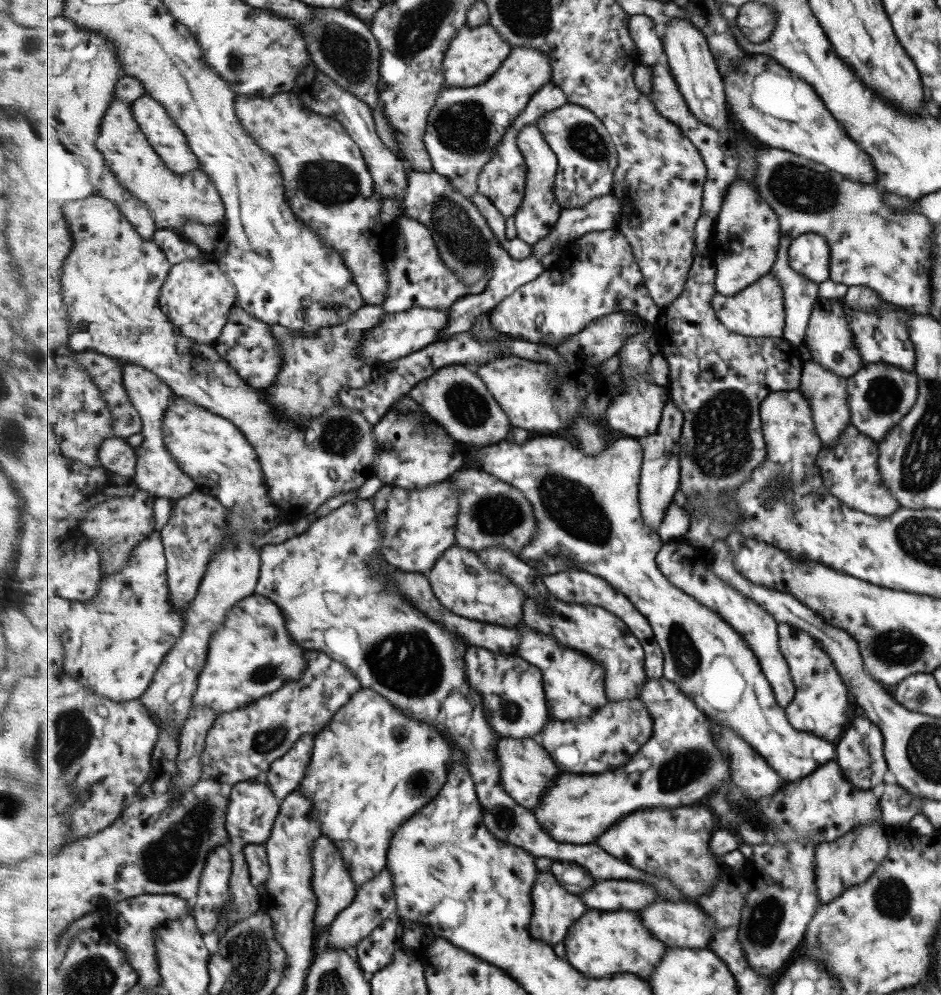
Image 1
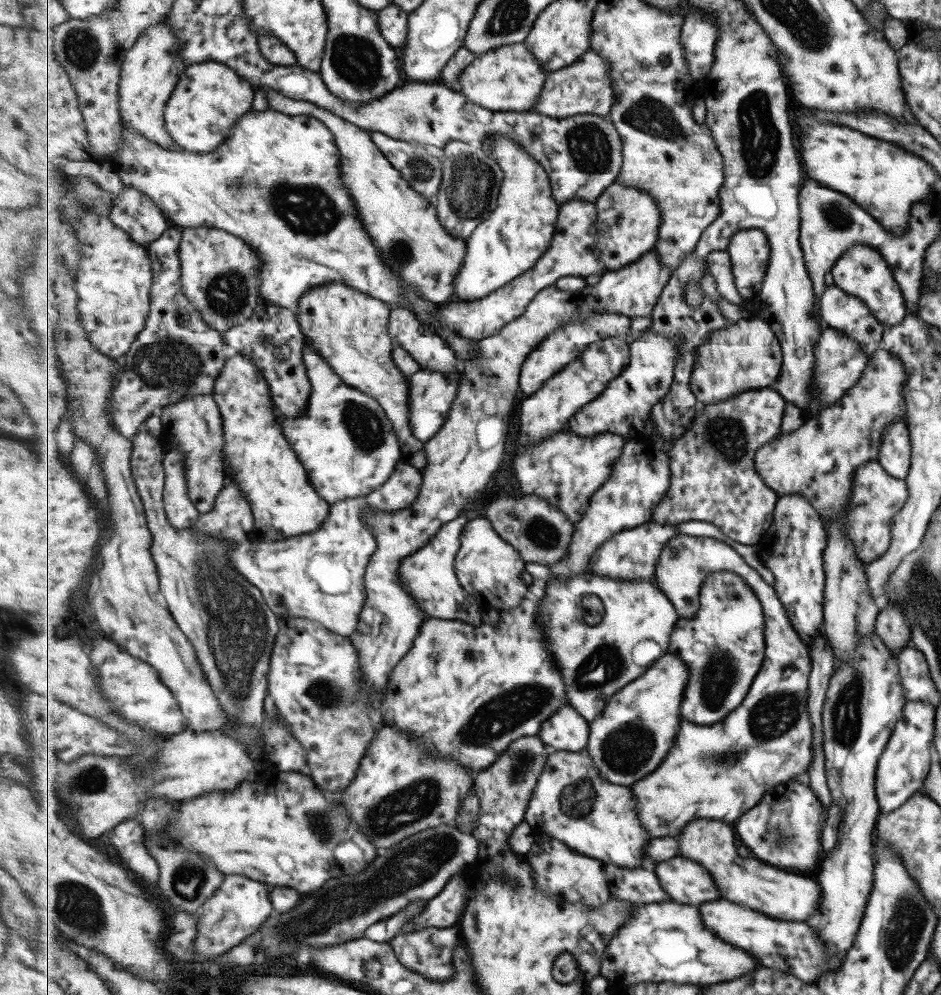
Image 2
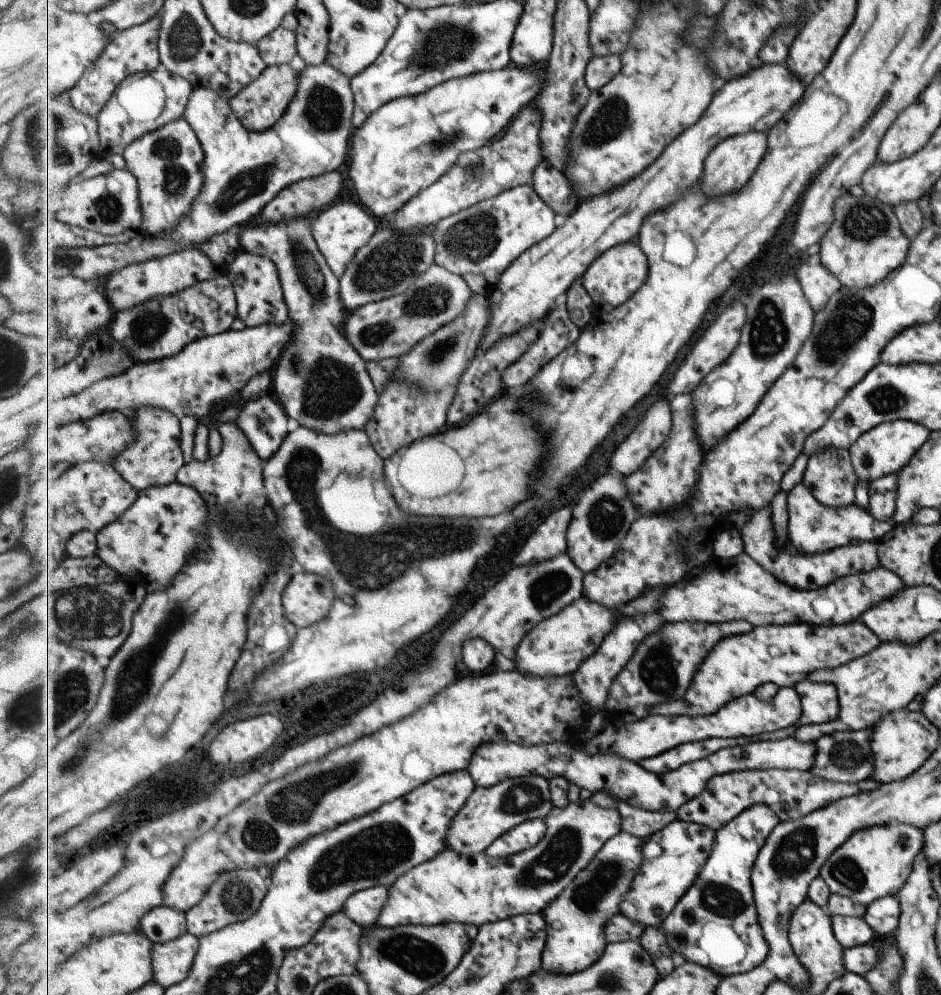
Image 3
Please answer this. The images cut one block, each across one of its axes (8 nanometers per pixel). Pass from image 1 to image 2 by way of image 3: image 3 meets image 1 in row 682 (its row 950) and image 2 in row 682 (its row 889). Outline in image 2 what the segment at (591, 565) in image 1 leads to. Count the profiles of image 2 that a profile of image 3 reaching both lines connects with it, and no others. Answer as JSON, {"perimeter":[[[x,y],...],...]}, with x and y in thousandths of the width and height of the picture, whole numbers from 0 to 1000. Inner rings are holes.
{"perimeter":[[[762,574],[756,576],[756,582],[752,586],[748,587],[744,592],[745,609],[742,616],[736,621],[722,621],[717,633],[714,637],[714,649],[710,651],[711,657],[715,656],[722,658],[722,660],[728,662],[728,666],[732,668],[732,676],[734,676],[734,683],[732,683],[732,689],[728,695],[728,702],[725,708],[725,720],[734,724],[743,730],[756,730],[762,728],[762,726],[769,725],[776,718],[785,712],[792,701],[796,697],[796,692],[799,691],[799,685],[803,683],[804,677],[808,676],[811,671],[813,659],[814,659],[814,619],[812,615],[812,609],[810,608],[809,602],[804,600],[802,594],[796,589],[796,586],[787,580],[787,578],[779,574]]]}

